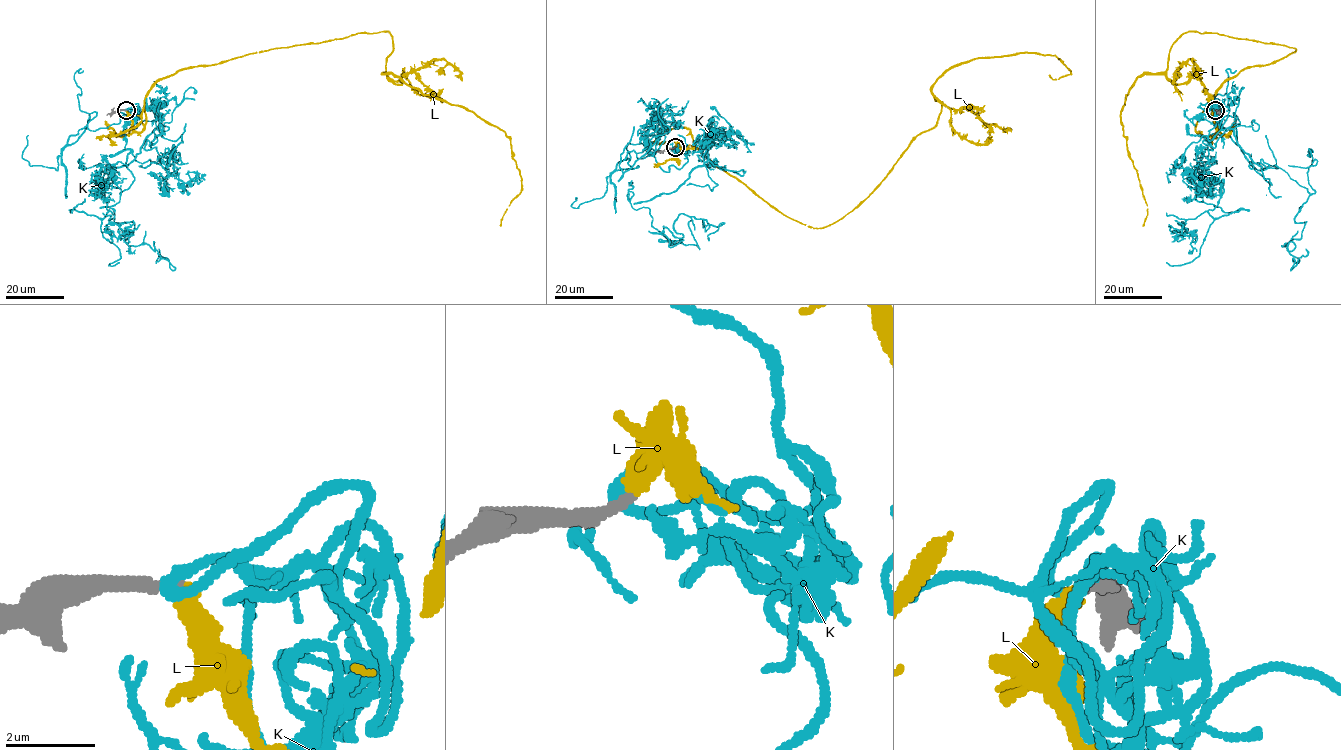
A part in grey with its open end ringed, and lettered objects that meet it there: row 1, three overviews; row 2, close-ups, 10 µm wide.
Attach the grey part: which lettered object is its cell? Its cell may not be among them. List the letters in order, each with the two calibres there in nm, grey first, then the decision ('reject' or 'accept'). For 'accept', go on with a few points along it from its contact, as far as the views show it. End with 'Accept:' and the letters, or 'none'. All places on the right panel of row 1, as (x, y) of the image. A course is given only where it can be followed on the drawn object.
K: 320/280 nm | reject
L: 240/360 nm | accept | via (1215, 110), (1216, 132), (1215, 91), (1296, 49), (1191, 31), (1167, 69), (1138, 77), (1120, 119), (1143, 226)
Accept: L

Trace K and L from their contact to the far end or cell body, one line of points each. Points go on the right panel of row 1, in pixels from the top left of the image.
K: (1215, 110), (1235, 114), (1219, 128), (1254, 168), (1307, 189), (1301, 237), (1281, 245), (1291, 270), (1306, 248)
L: (1215, 110), (1216, 132), (1215, 91), (1296, 49), (1191, 31), (1167, 69), (1138, 77), (1120, 119), (1143, 226)

